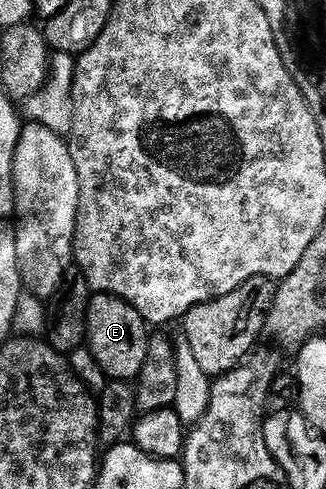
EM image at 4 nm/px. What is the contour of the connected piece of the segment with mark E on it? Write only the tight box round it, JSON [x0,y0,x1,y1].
[87,292,151,381]

